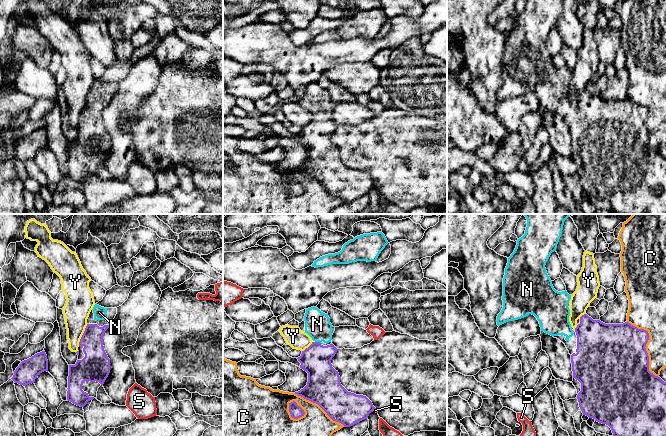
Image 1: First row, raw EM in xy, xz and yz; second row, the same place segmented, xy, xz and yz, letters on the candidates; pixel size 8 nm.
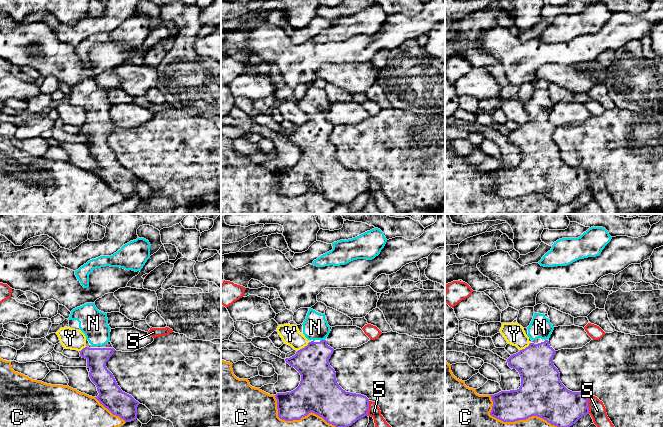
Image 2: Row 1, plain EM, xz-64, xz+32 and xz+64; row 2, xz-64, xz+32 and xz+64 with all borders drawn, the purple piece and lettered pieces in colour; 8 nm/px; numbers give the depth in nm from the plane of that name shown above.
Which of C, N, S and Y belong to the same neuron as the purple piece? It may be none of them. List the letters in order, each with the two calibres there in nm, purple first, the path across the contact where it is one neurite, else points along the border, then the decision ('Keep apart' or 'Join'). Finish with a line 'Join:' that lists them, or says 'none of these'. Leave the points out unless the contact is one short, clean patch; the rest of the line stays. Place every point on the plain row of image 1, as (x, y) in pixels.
C: Thickness 500 nm (purple) against 240 nm. Keep apart
N: Thickness 240 nm (purple) against 200 nm. Path across: xz (316, 135), (318, 118), (317, 100). Join
S: Thickness 260 nm (purple) against 20 nm. Keep apart
Y: Thickness 200 nm (purple) against 220 nm. Boundary: xy (87, 100), (78, 121). Keep apart
Join: N

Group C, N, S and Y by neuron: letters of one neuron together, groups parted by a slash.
C / N / S / Y

